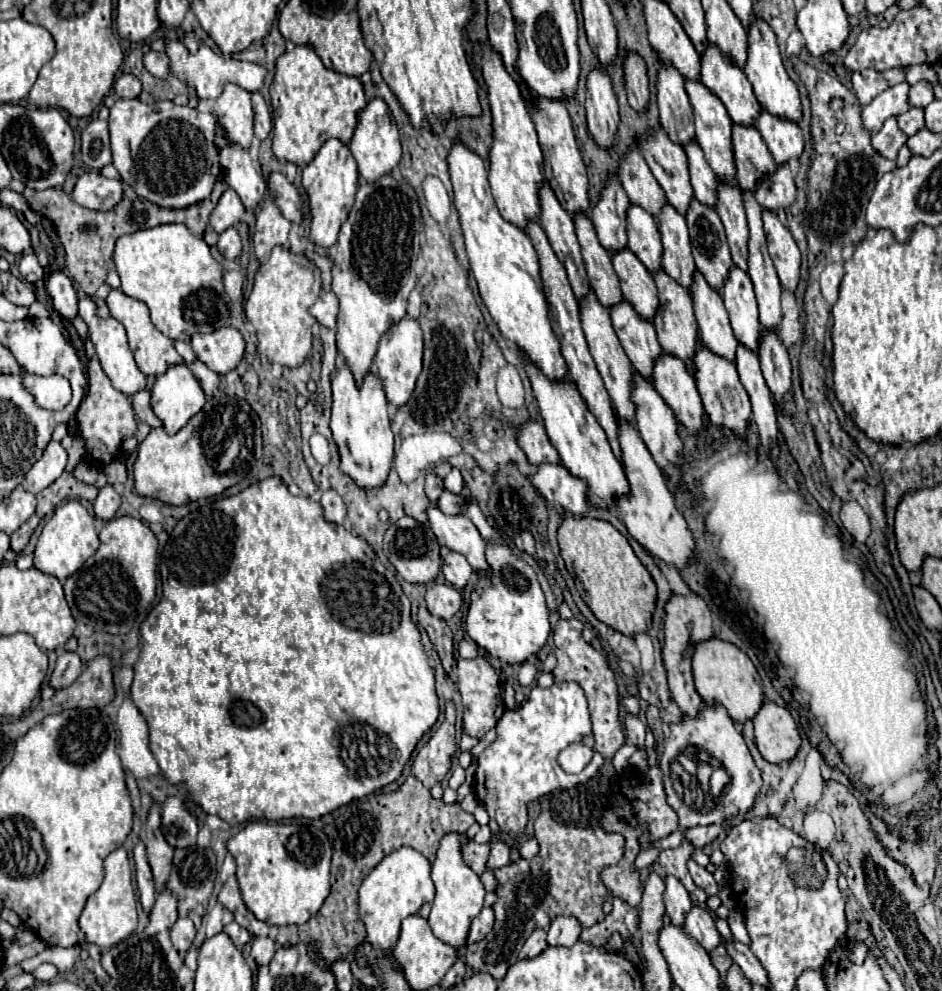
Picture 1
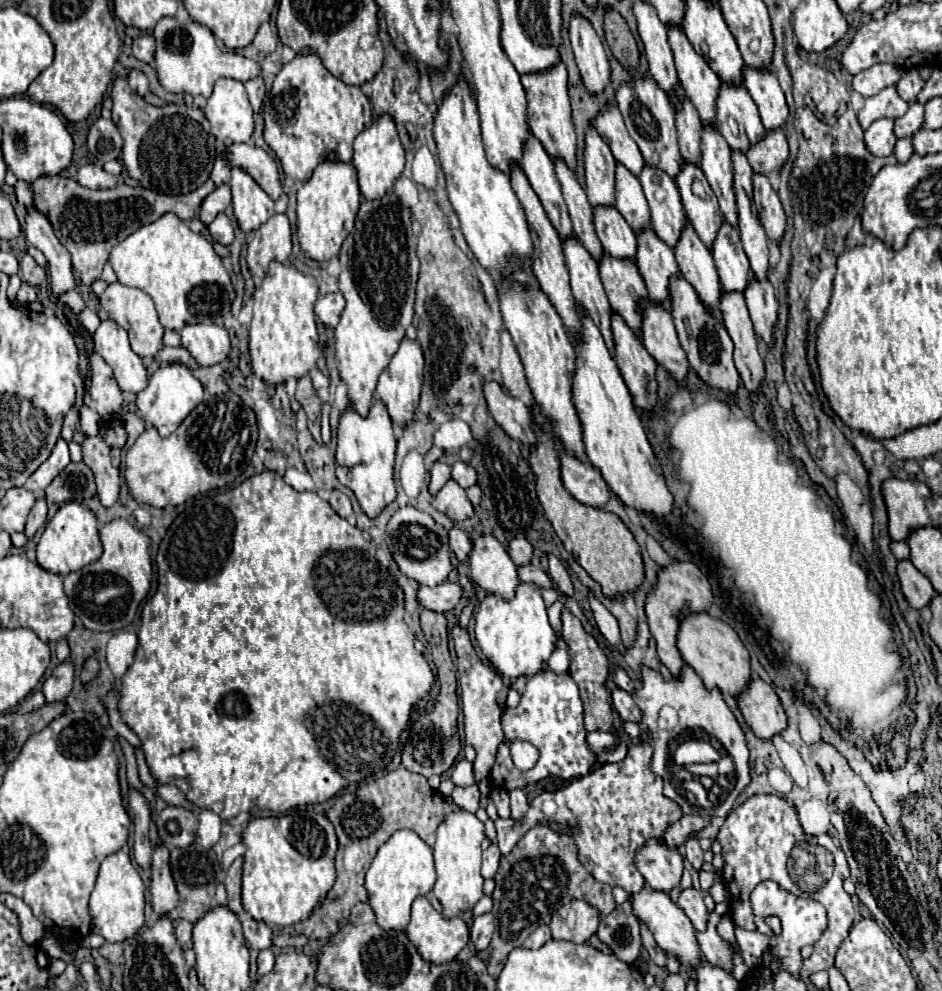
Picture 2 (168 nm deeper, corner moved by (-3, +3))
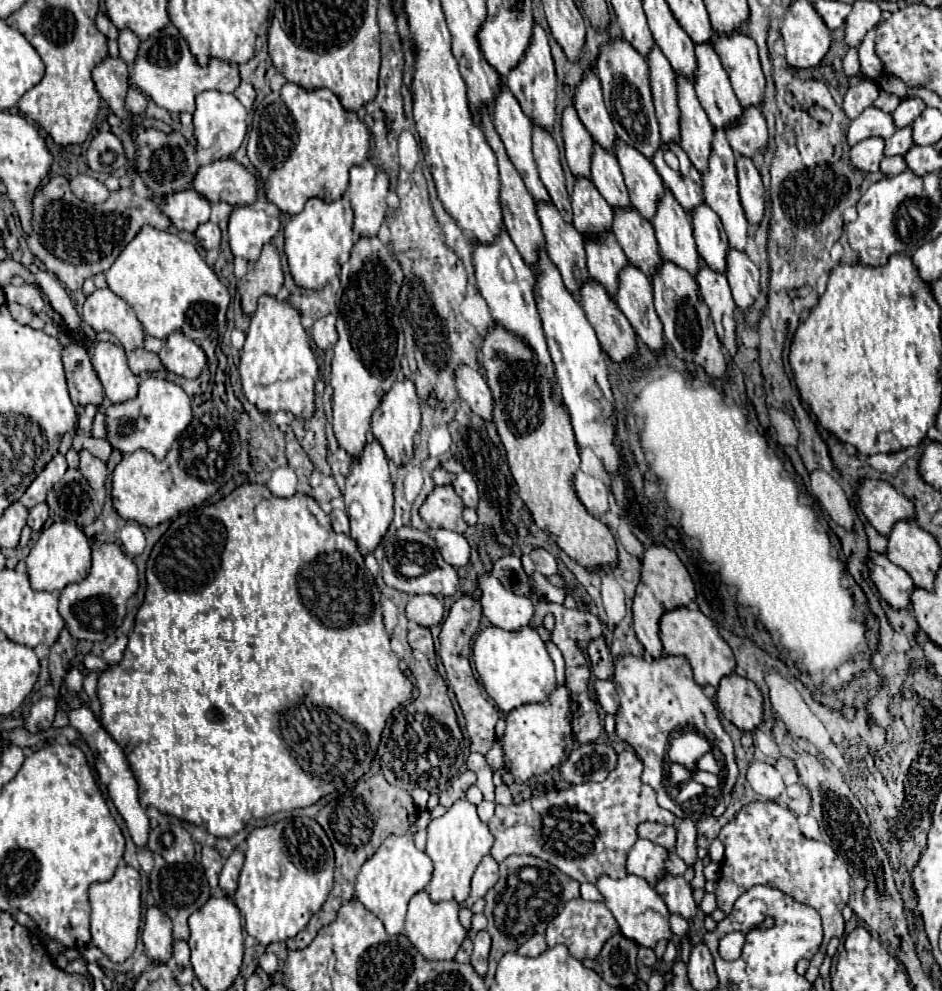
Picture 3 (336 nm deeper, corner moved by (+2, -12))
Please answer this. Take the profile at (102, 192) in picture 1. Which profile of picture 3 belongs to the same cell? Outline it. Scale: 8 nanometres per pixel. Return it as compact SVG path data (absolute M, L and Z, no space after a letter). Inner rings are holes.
M78 175L78 177L70 179L70 187L72 187L74 195L86 203L104 203L110 195L110 191L104 187L104 183L100 183L98 179L94 179L90 175Z

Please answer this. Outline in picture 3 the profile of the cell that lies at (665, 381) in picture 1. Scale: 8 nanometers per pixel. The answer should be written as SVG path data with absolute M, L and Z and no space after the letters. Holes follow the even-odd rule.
M632 265L622 269L616 303L630 321L630 325L634 327L636 335L642 339L642 343L656 355L662 355L664 353L662 323L654 309L650 279L640 269Z

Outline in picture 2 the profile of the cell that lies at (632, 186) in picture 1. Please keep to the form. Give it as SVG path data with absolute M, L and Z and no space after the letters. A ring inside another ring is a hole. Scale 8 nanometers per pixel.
M609 102L605 106L605 110L595 114L593 126L597 128L601 138L611 148L615 160L625 164L633 174L639 174L643 164L645 164L645 160L643 160L635 140L631 140L627 128L625 128L625 122L621 118L621 112L613 102Z

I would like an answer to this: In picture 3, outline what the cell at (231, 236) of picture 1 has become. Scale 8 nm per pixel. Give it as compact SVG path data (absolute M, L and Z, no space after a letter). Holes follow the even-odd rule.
M210 221L204 223L202 227L198 227L198 231L194 235L206 251L220 247L220 227L216 223L210 223Z

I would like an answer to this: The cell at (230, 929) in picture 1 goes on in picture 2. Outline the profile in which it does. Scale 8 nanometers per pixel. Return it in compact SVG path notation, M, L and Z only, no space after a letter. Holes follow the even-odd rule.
M253 918L243 920L243 934L249 946L255 950L265 950L273 946L273 930L265 922L257 922Z

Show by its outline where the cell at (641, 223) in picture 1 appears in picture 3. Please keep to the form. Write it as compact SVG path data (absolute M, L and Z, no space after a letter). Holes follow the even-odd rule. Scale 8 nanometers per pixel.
M594 143L592 157L592 183L598 193L608 201L610 207L626 209L630 207L630 197L622 179L622 171L618 167L618 159Z

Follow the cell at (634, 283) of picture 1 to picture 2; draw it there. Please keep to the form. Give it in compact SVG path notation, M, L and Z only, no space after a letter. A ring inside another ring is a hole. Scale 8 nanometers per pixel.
M595 208L595 232L603 250L611 256L627 256L635 260L635 232L619 216L617 208Z

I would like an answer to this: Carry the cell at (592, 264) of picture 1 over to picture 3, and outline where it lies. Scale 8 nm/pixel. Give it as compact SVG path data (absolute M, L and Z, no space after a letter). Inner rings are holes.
M534 127L532 143L534 143L534 159L538 163L540 179L542 179L544 187L548 189L550 199L558 207L564 221L572 225L572 205L570 205L570 195L566 191L566 181L564 181L564 171L560 165L558 147L556 147L552 135L538 127Z

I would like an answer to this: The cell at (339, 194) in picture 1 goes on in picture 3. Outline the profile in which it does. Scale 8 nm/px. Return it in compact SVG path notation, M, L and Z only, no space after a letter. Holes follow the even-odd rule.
M344 195L330 203L320 197L308 199L304 209L298 215L292 215L292 219L288 221L284 229L284 239L284 251L294 281L304 289L322 289L332 277L338 275L342 263L346 263L346 259L350 257L350 249L354 245L352 207L348 197Z

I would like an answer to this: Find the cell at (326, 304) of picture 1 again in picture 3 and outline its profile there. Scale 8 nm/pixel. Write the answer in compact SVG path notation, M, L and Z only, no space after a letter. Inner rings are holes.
M326 315L326 317L320 317L314 327L312 327L312 339L314 343L320 347L320 349L328 349L330 345L336 343L338 339L338 333L336 333L336 315Z

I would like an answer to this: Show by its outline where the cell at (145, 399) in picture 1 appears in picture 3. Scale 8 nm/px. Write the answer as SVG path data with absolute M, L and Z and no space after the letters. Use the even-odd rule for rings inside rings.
M98 411L94 417L92 434L95 438L103 438L107 433L107 425L104 421L104 414Z

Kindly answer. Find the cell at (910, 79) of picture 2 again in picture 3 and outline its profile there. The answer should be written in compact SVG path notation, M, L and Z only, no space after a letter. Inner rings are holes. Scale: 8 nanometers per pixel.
M880 91L880 97L874 101L874 105L886 113L894 113L894 109L900 105L900 97L892 95L892 93L886 93L886 91Z

